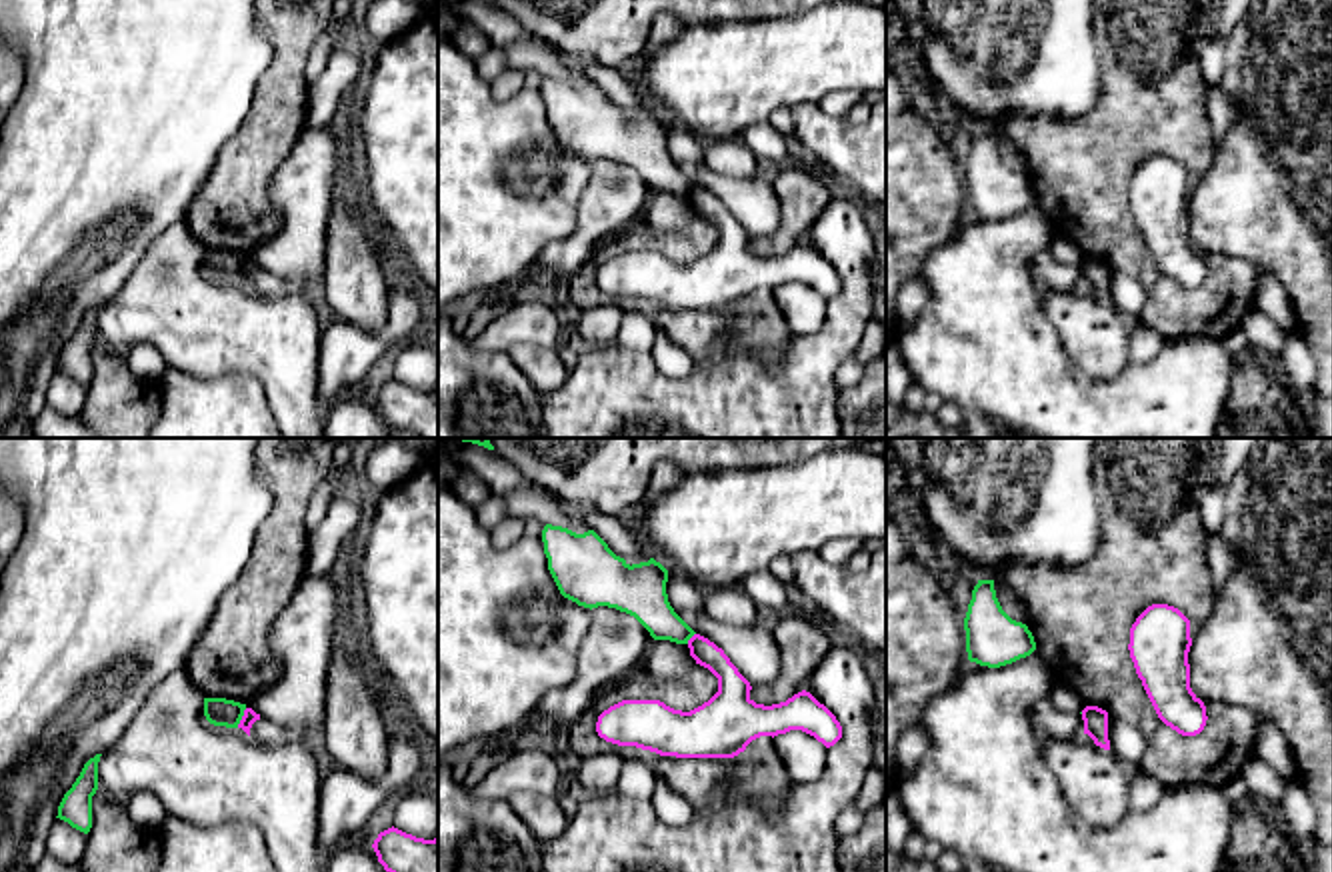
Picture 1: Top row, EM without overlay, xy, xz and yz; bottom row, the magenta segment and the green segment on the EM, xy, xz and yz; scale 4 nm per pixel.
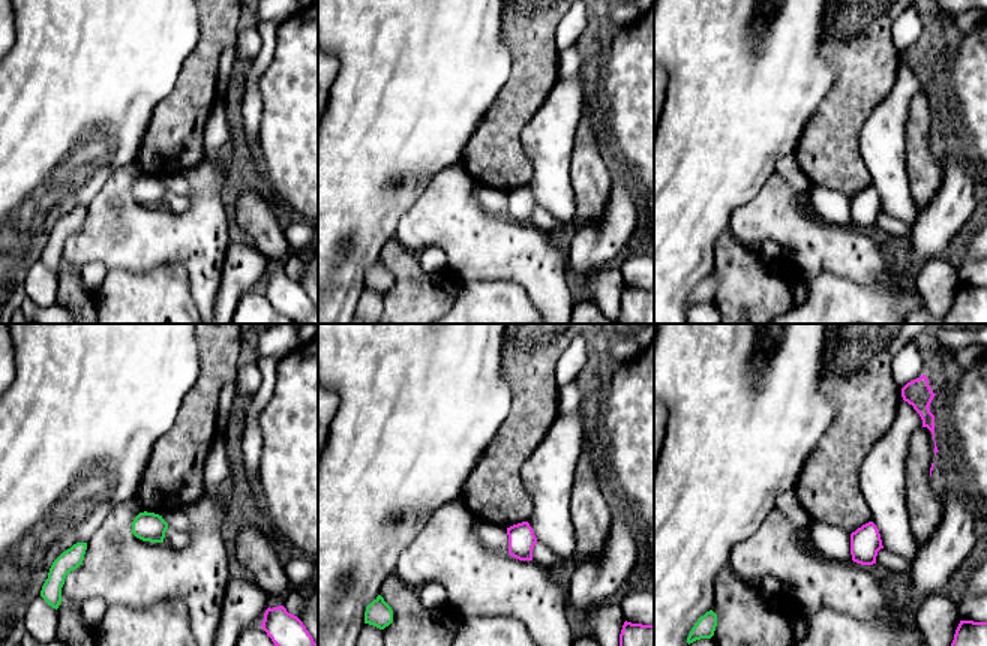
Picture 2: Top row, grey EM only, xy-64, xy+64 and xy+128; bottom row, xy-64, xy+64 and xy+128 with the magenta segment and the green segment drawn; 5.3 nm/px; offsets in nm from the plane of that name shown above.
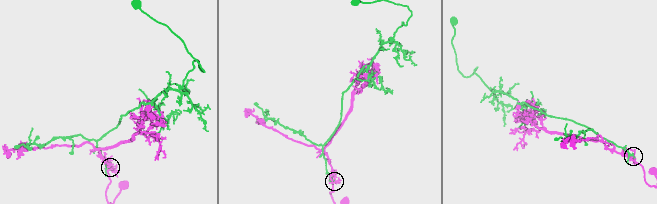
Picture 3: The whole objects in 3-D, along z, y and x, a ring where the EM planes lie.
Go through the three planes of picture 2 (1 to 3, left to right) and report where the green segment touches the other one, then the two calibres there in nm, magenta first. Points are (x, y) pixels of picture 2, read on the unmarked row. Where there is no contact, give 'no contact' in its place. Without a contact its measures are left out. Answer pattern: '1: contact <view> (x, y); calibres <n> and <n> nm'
1: no contact
2: no contact
3: no contact

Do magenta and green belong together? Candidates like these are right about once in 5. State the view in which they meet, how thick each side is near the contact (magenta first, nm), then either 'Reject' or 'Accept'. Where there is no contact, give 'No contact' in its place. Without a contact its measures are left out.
Touches magenta in xy. Thickness 60 nm (magenta) against 110 nm. Reject

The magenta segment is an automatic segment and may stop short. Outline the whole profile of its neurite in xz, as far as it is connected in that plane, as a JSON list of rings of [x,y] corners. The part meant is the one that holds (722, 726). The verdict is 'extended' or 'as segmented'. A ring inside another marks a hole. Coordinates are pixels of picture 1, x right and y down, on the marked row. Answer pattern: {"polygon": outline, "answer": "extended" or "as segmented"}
{"polygon": [[[694,634],[690,656],[718,678],[718,692],[702,706],[682,712],[660,700],[622,700],[598,716],[596,732],[606,742],[636,746],[676,758],[734,758],[760,736],[802,730],[826,748],[842,738],[836,716],[810,692],[764,706],[750,698],[750,682],[722,648]]], "answer": "as segmented"}

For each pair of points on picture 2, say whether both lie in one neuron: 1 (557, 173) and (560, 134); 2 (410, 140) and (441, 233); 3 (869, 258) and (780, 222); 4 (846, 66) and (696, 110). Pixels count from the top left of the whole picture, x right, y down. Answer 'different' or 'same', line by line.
1: same
2: different
3: same
4: different

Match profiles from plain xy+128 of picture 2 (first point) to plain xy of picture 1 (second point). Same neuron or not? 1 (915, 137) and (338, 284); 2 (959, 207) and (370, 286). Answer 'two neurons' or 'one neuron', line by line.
1: one neuron
2: two neurons

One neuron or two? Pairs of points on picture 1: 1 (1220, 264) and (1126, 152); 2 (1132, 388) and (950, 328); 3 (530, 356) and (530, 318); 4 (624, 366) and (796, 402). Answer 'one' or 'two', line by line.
1: one
2: one
3: two
4: one

